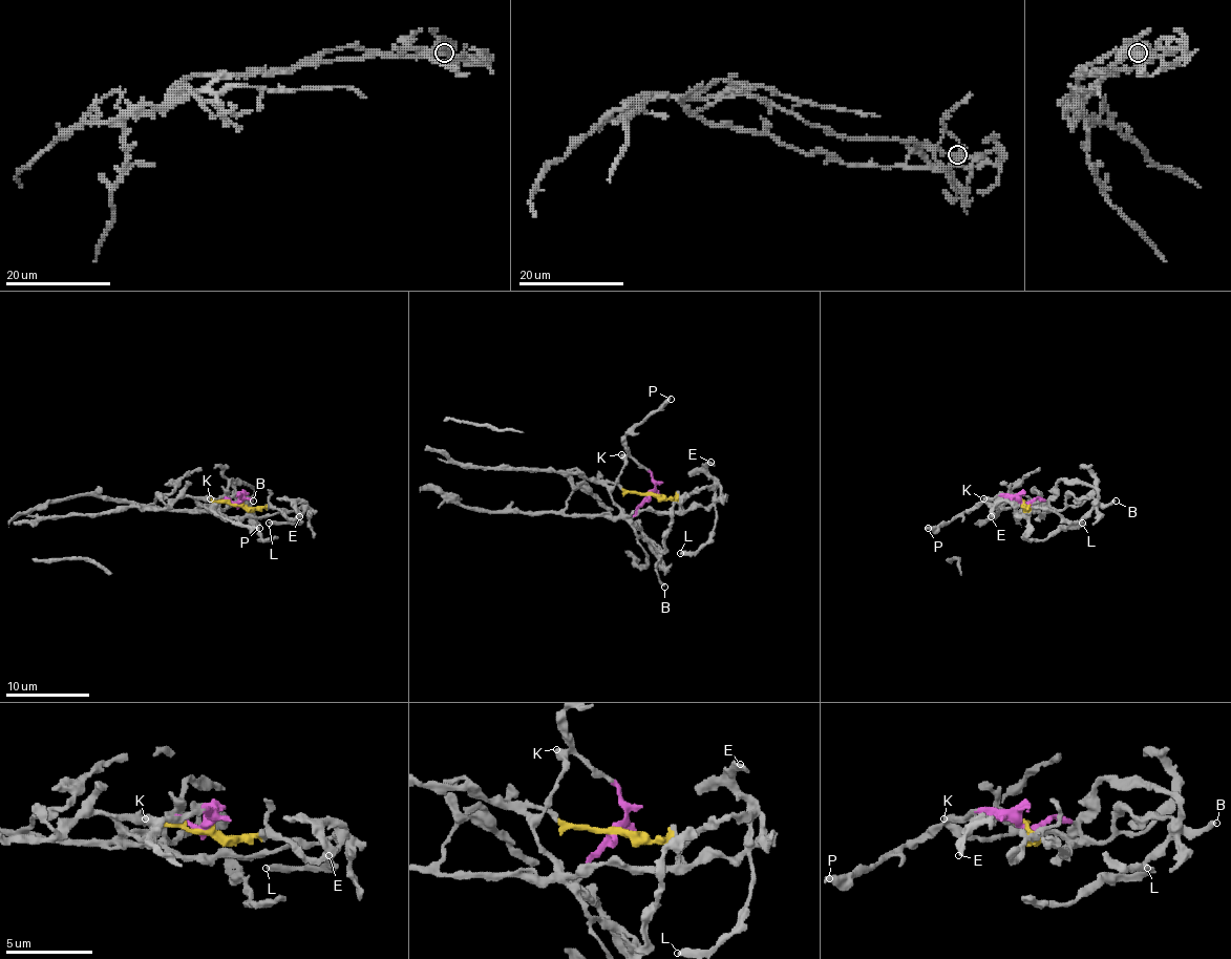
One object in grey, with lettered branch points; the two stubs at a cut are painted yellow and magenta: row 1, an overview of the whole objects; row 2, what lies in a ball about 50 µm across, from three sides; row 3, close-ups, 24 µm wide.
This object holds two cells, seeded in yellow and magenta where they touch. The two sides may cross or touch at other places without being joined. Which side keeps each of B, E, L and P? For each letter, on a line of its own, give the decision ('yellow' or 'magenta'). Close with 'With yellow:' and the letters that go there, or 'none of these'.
B: magenta
E: yellow
L: yellow
P: magenta
With yellow: E, L

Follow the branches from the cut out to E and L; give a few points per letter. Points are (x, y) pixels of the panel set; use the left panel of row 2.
E: (238, 505), (274, 507), (289, 517), (297, 517), (303, 511), (303, 505), (295, 505), (299, 517)
L: (238, 505), (274, 507), (289, 517), (297, 517), (303, 507), (295, 521), (268, 524)

